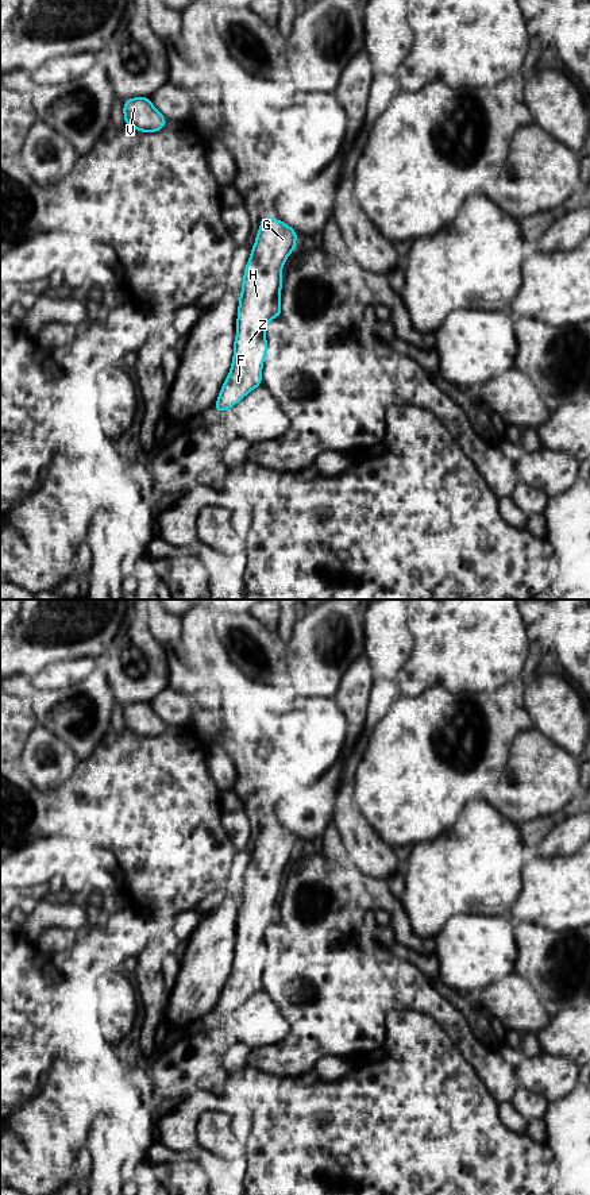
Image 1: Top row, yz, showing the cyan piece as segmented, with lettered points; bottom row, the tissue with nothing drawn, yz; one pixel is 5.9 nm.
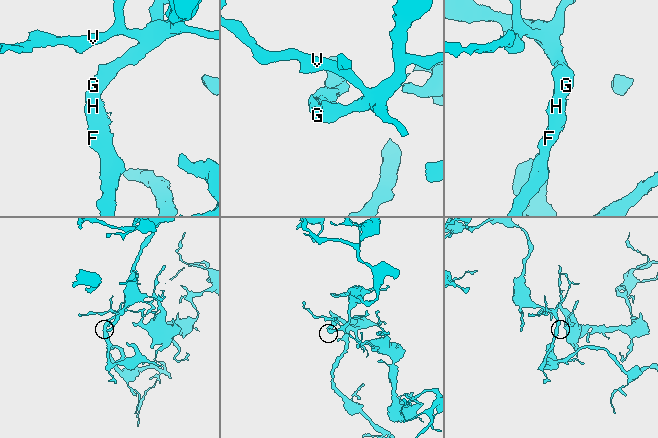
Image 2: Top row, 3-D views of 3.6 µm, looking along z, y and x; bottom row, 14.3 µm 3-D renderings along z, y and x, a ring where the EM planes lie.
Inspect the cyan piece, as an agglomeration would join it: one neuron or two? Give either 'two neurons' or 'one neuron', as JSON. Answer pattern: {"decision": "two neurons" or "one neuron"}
{"decision": "one neuron"}

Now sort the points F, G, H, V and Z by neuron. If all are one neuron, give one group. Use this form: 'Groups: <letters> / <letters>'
Groups: F G H V Z

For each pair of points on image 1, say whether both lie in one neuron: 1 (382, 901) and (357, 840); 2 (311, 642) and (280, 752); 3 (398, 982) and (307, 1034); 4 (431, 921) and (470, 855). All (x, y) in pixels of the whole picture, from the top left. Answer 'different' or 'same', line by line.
1: different
2: different
3: same
4: same

